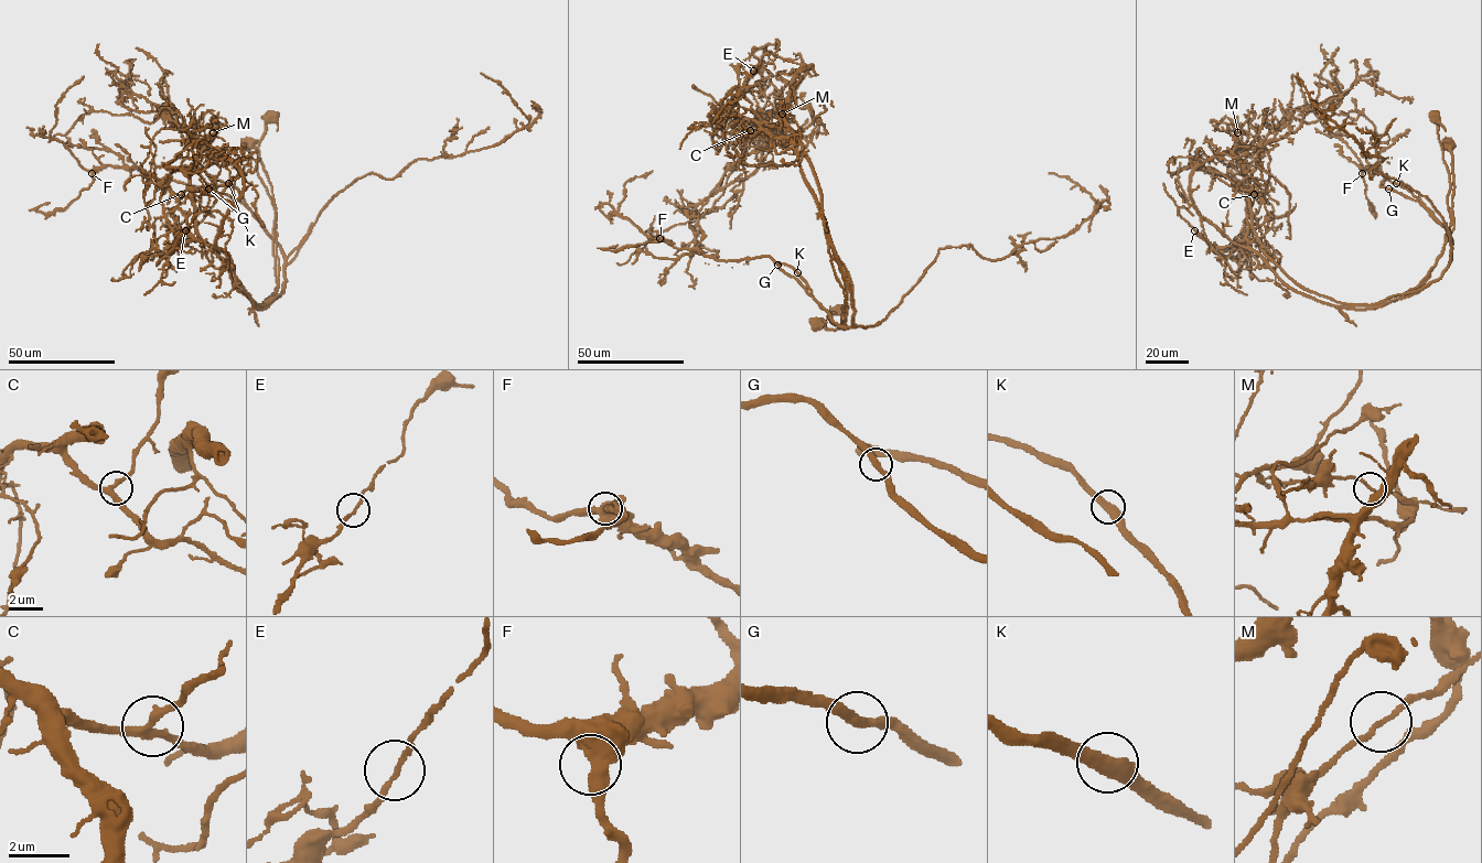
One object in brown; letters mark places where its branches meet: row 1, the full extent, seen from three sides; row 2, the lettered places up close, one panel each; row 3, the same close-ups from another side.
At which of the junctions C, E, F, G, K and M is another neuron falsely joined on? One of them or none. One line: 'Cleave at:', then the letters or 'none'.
Cleave at: M

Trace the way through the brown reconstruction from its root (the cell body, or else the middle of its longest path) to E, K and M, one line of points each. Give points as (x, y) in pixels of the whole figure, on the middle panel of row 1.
E: (841, 312), (827, 319), (844, 325), (846, 297), (814, 168), (799, 139), (763, 121), (741, 93), (753, 71)
K: (841, 312), (827, 319), (844, 325), (846, 297), (826, 232), (848, 287), (854, 326), (836, 323), (797, 272)
M: (841, 312), (827, 319), (844, 325), (846, 297), (814, 168), (785, 126), (769, 131), (758, 125), (782, 114)

